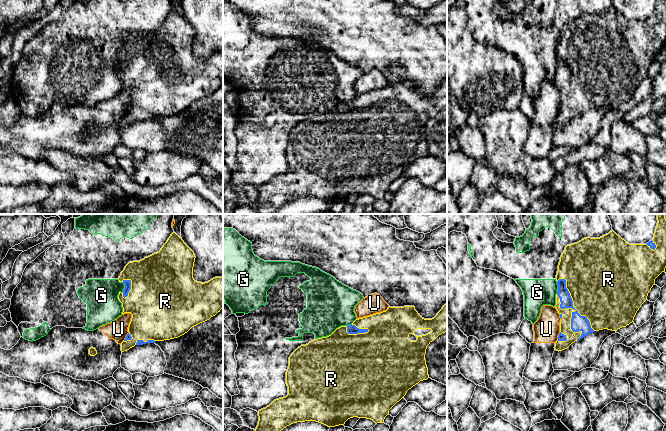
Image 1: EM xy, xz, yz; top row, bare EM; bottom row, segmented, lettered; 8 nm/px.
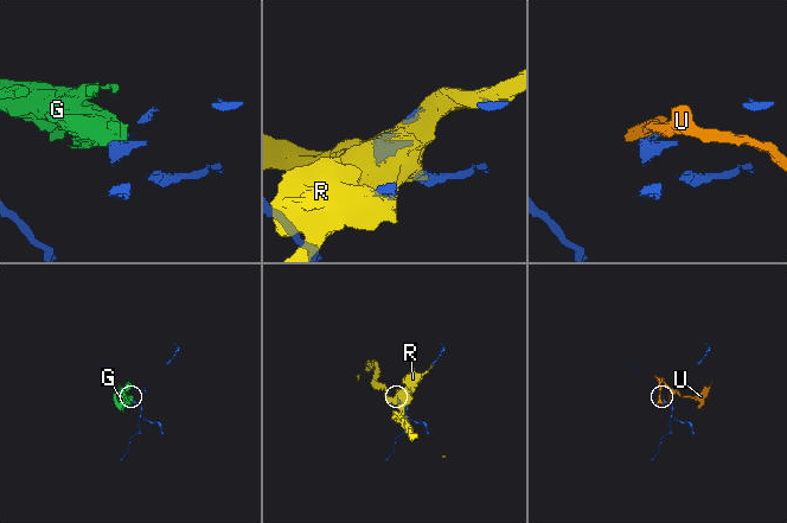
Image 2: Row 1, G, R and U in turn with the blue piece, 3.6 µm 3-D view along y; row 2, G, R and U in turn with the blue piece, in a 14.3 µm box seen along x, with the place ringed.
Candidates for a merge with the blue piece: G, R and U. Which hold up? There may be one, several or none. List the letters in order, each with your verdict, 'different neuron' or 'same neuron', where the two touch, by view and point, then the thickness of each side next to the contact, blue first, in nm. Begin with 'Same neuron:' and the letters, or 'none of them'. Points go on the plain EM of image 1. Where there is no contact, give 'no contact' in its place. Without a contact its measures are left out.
Same neuron: R
G: different neuron; contact yz (558, 63); calibres 100 and 220 nm
R: same neuron; contact yz (574, 85); calibres 130 and 460 nm
U: different neuron; contact xy (126, 112); calibres 50 and 160 nm

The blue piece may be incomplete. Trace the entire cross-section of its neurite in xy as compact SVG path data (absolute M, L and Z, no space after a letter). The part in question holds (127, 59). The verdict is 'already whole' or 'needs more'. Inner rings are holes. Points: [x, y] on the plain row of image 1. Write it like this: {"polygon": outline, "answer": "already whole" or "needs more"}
{"polygon": "M175 8L171 10L161 26L140 37L129 38L118 56L125 64L119 68L123 88L131 89L128 110L121 119L121 127L135 121L178 114L192 103L209 96L223 84L223 53L208 58L197 58L193 54L194 28Z", "answer": "needs more"}

